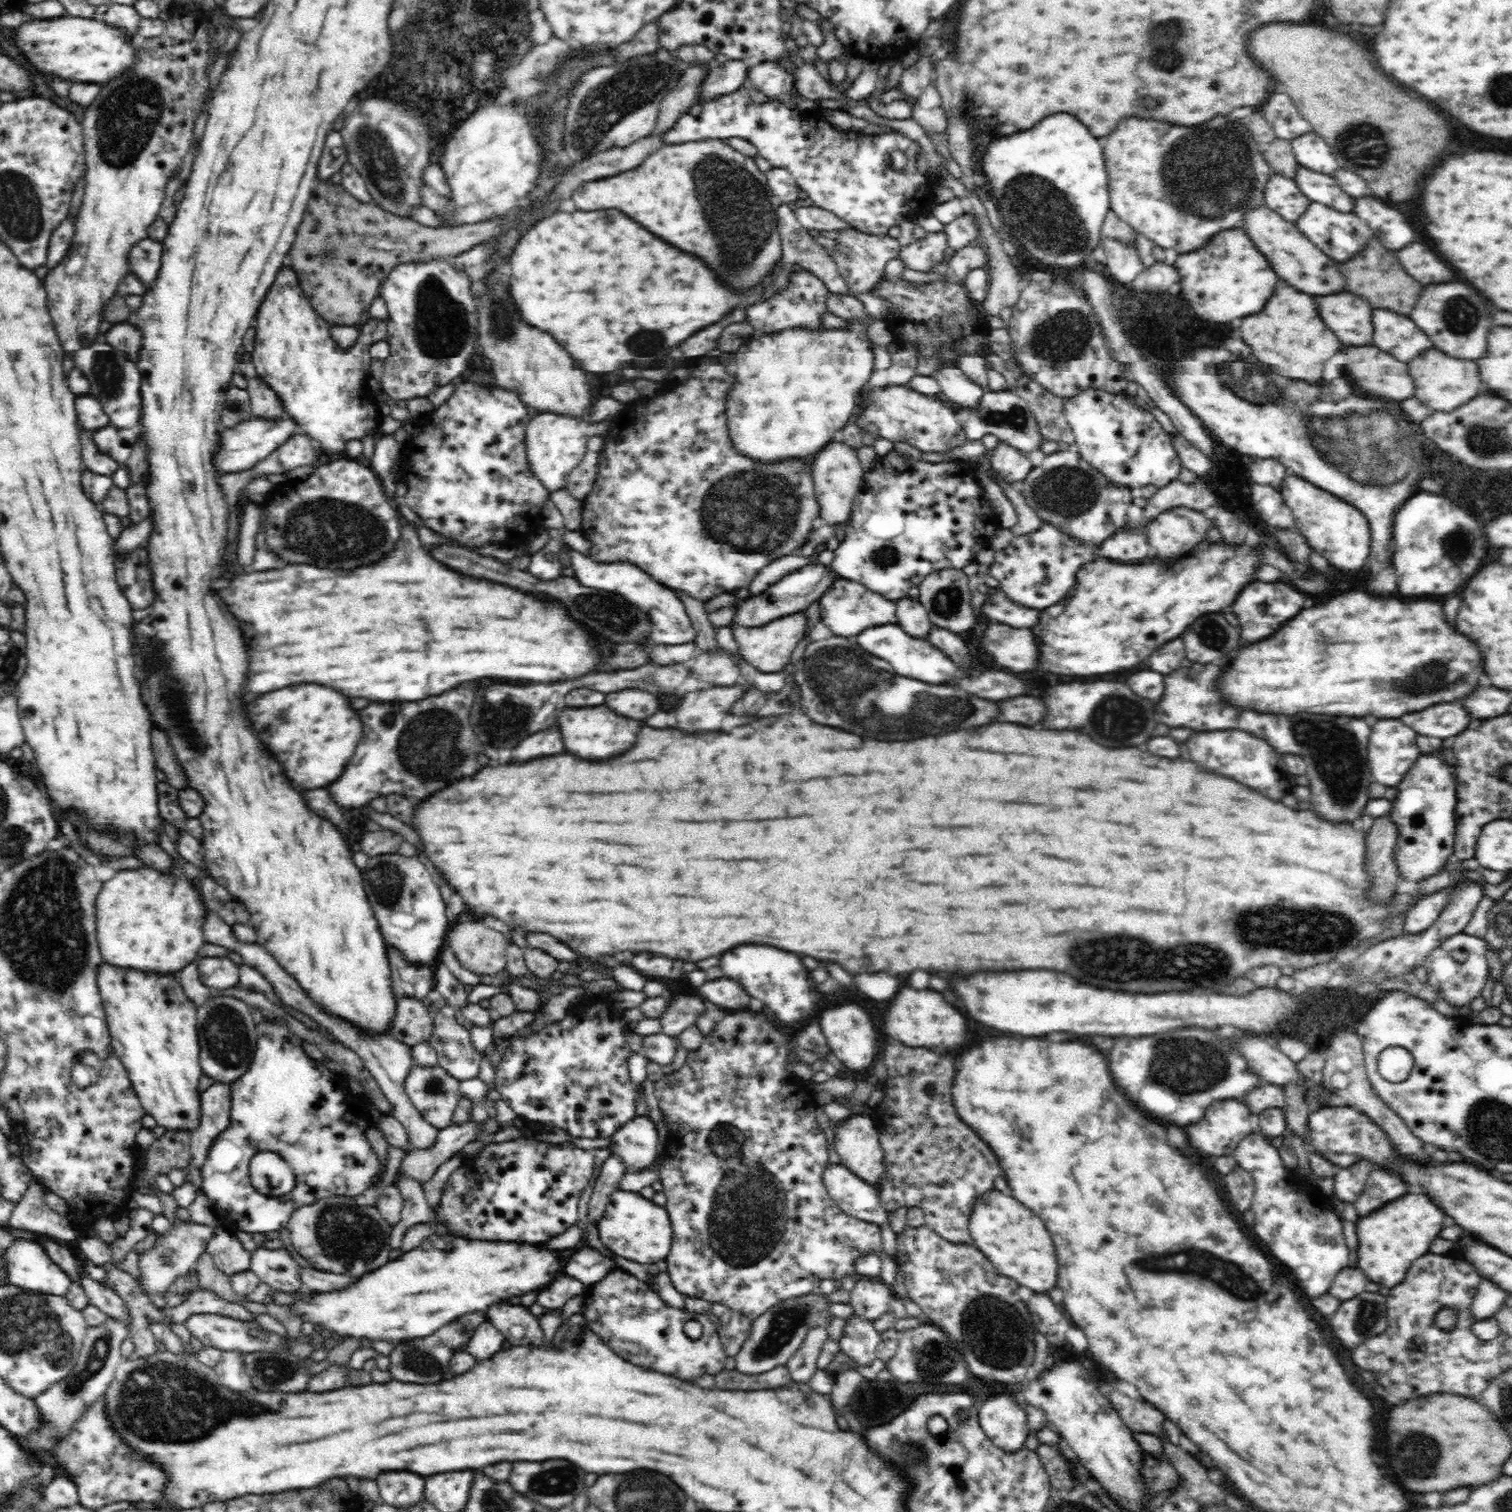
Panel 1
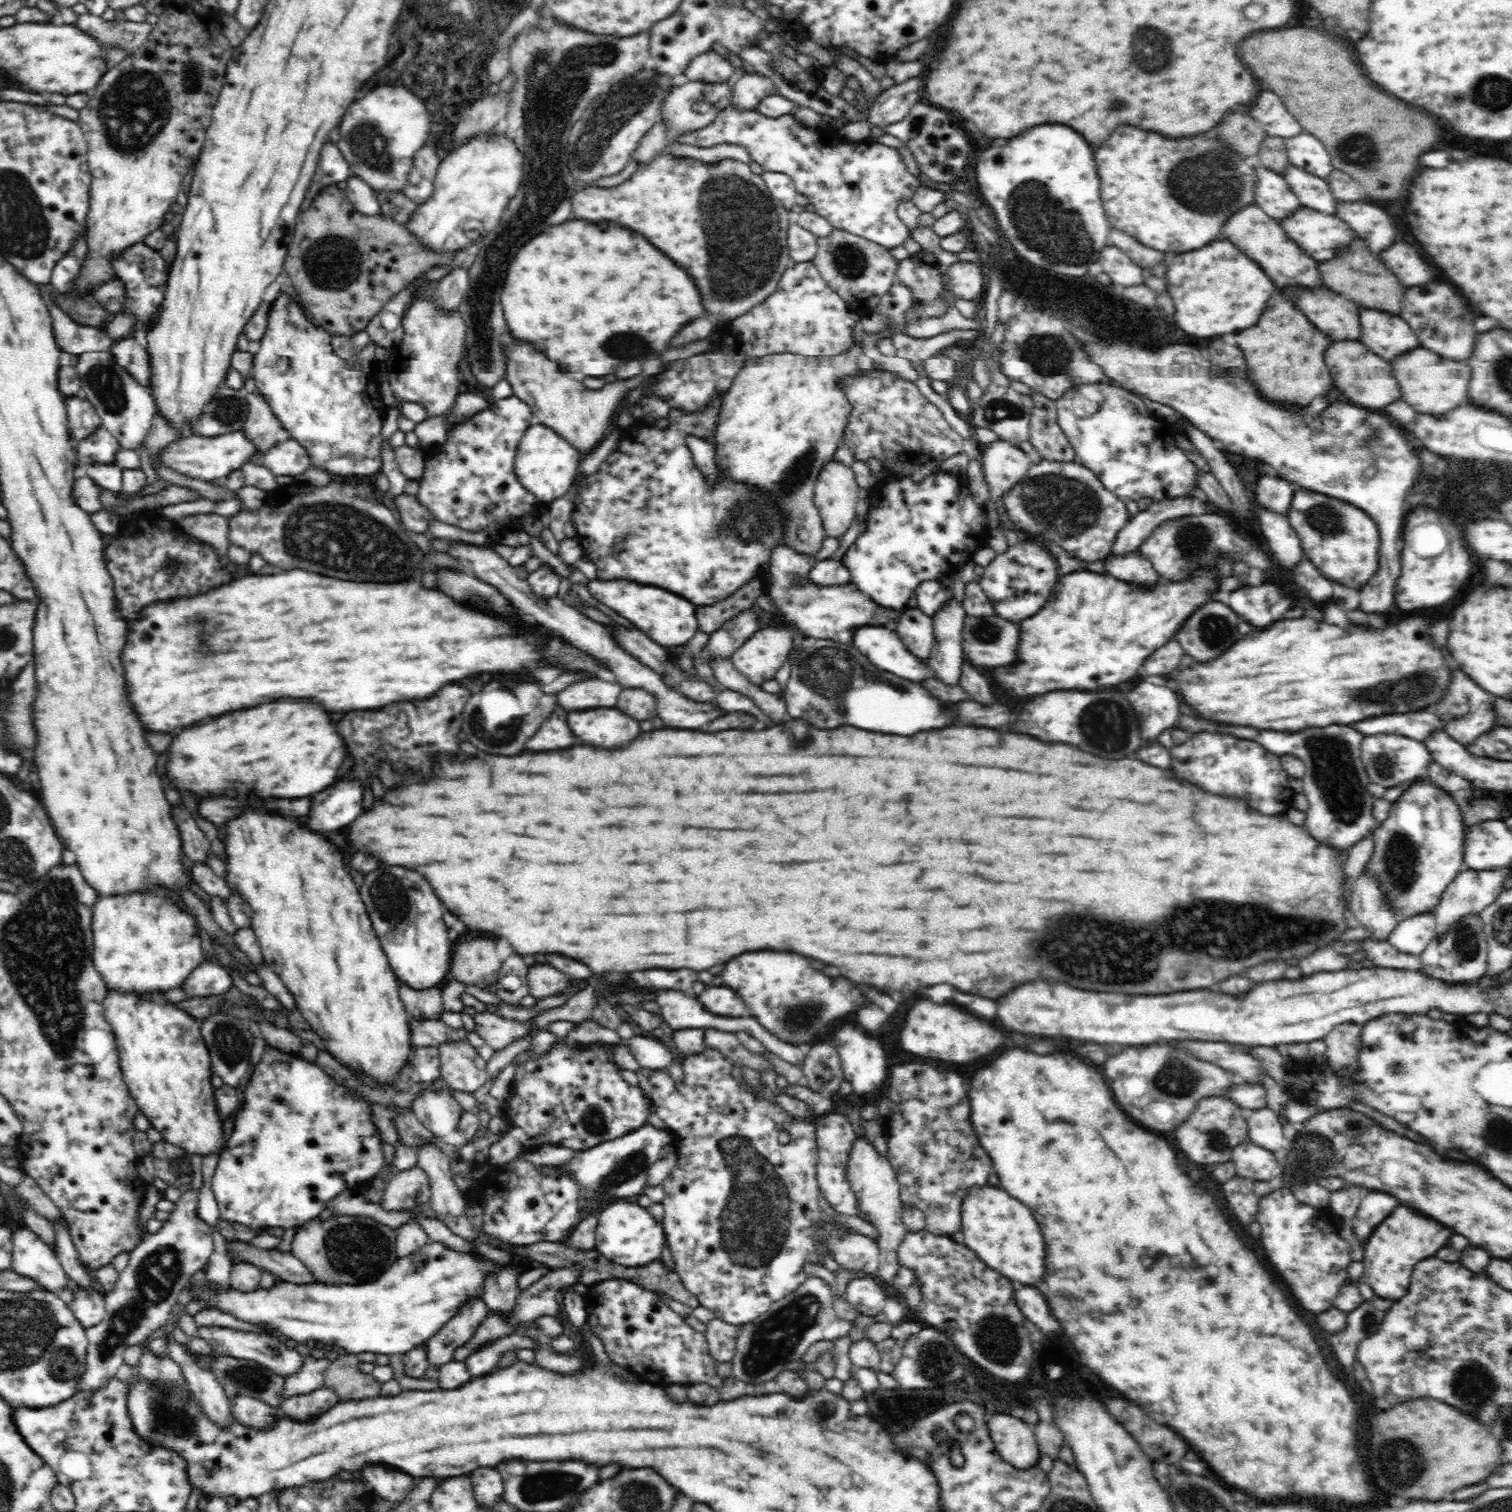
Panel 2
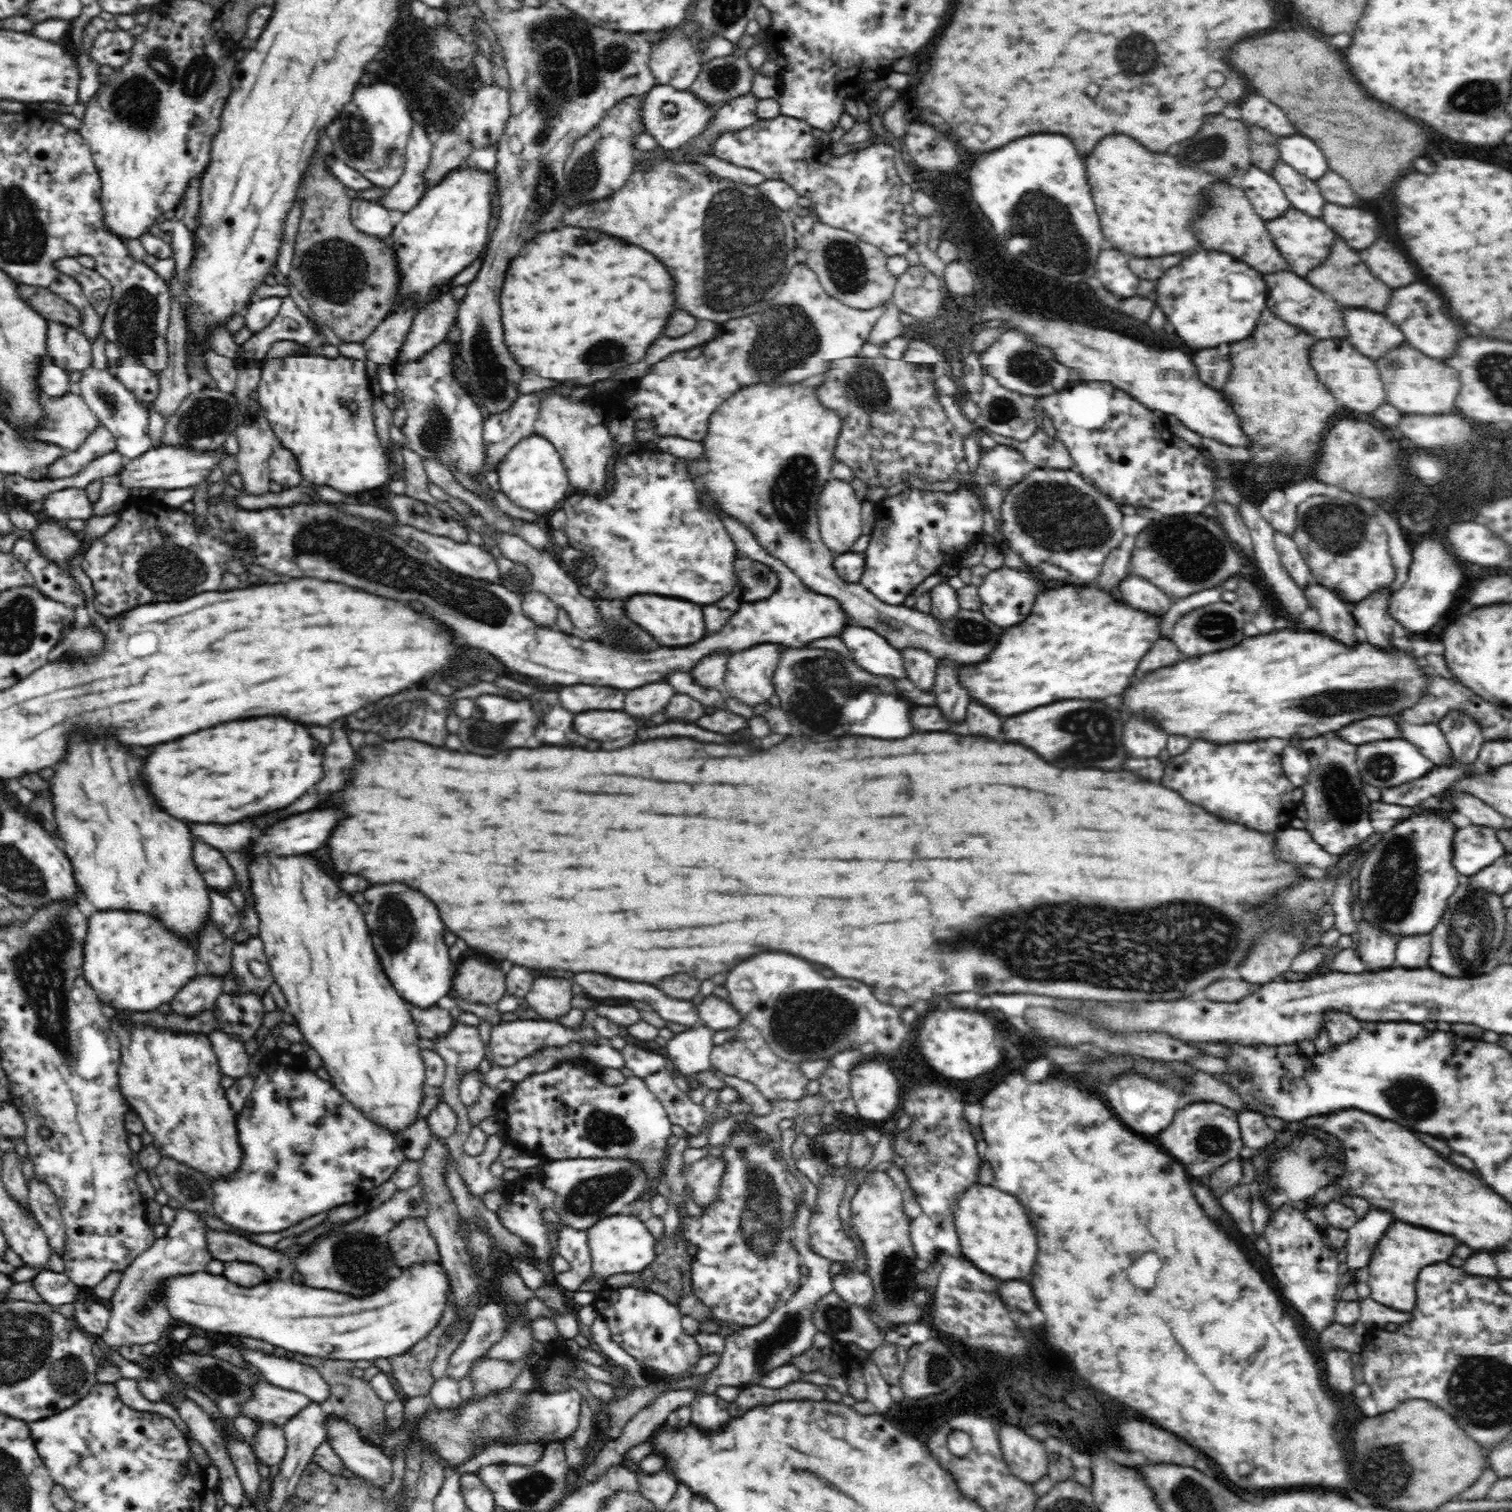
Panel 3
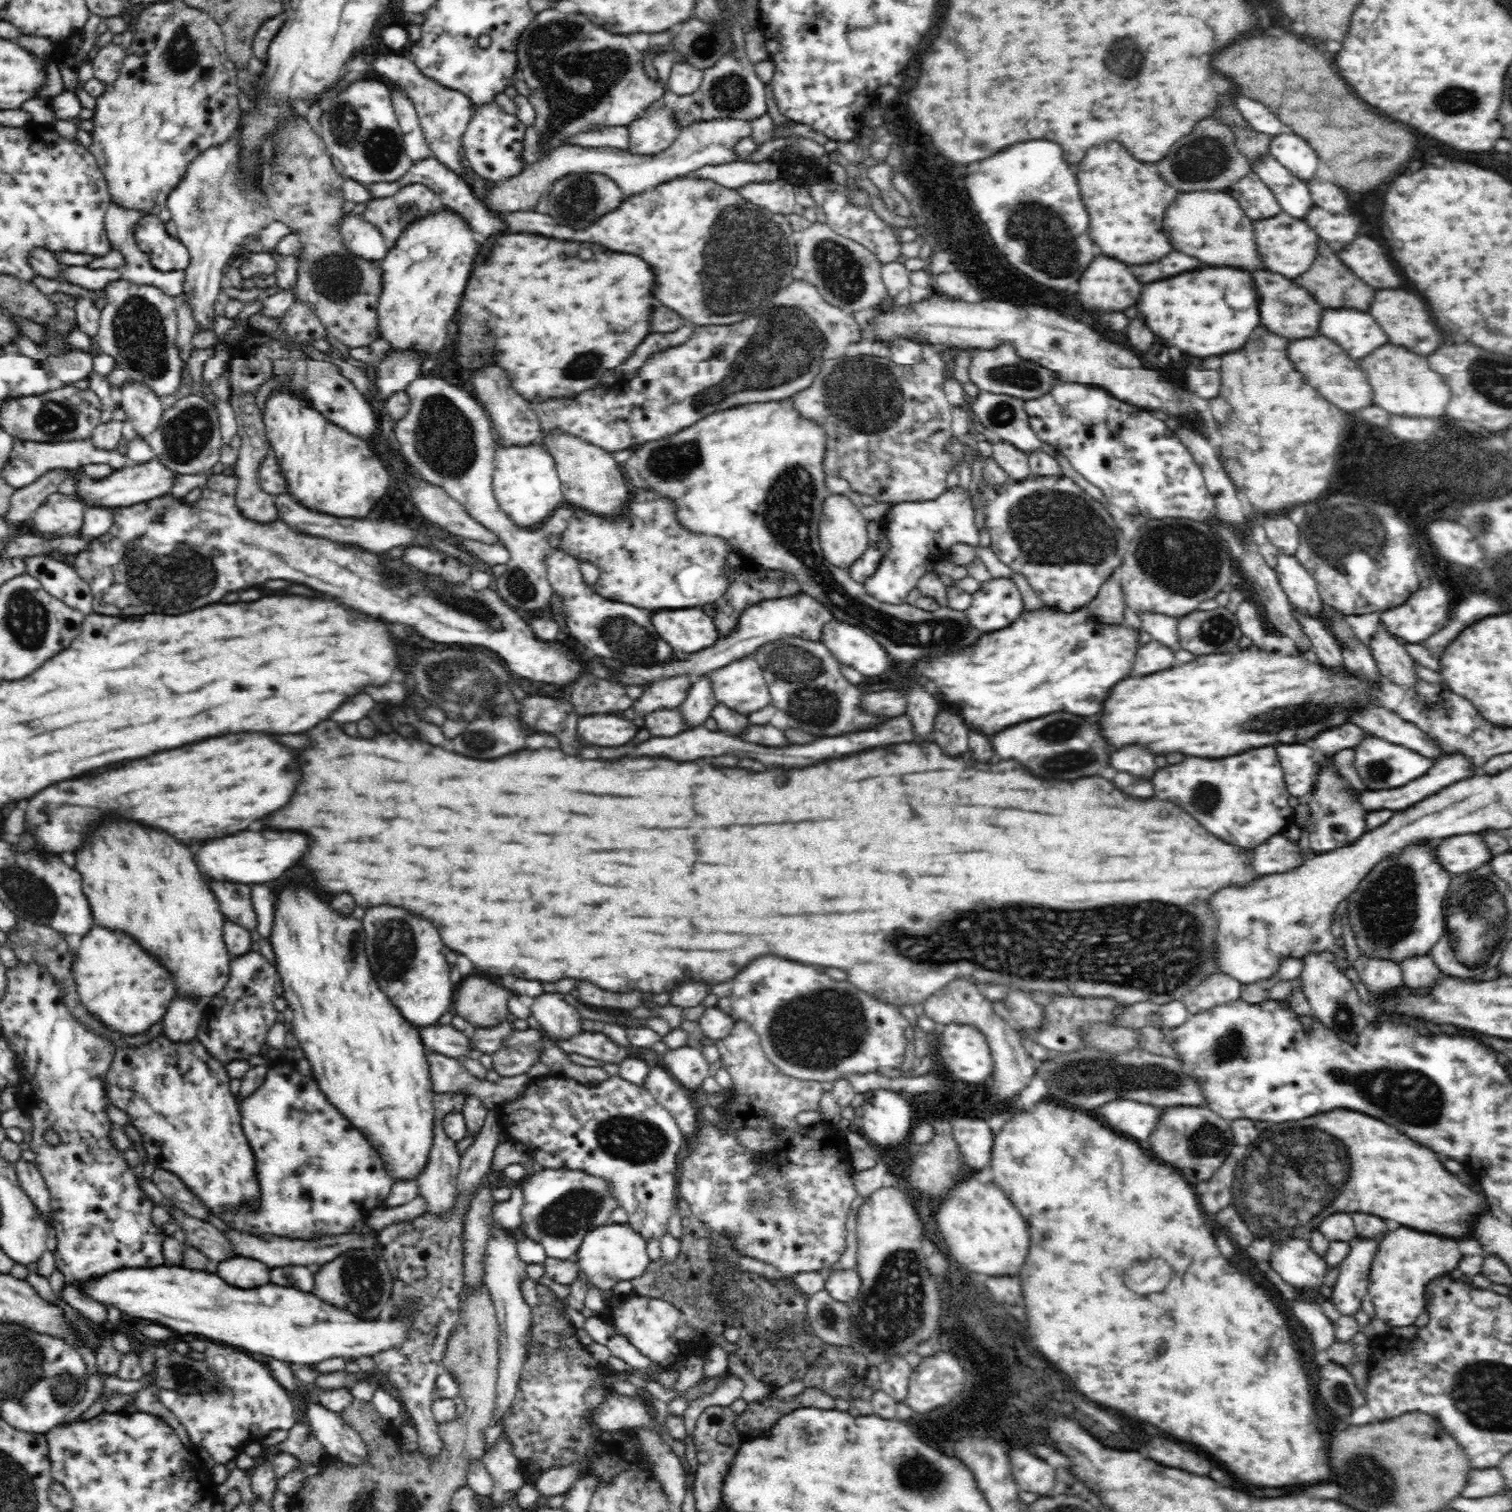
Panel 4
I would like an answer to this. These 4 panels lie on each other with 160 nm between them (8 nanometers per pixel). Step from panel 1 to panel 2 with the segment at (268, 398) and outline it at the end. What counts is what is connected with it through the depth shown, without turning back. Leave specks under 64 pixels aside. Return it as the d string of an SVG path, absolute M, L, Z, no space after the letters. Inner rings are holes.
M251 376L244 377L243 388L246 389L246 398L249 414L242 432L251 440L255 448L256 465L264 465L263 456L276 444L290 439L290 433L282 429L280 421L274 417L269 404L258 392L255 379Z

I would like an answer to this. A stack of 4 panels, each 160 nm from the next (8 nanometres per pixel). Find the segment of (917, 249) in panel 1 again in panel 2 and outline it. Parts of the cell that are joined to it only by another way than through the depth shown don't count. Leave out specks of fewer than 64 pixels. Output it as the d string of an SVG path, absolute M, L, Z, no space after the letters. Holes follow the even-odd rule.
M922 249L898 263L895 280L910 288L913 304L924 304L940 296L943 280L939 261L932 252Z

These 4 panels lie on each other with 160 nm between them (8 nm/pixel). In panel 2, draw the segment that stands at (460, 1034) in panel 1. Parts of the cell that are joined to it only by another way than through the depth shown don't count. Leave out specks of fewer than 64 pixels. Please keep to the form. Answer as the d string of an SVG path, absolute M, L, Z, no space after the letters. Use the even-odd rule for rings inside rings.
M468 1041L439 1045L441 1078L463 1093L473 1094L488 1080L487 1062Z

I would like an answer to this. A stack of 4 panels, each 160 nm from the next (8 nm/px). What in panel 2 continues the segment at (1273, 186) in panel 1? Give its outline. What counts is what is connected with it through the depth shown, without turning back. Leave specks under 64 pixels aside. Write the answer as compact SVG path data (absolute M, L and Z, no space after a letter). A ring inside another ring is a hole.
M1261 164L1256 168L1256 205L1273 219L1286 219L1301 207L1284 176Z

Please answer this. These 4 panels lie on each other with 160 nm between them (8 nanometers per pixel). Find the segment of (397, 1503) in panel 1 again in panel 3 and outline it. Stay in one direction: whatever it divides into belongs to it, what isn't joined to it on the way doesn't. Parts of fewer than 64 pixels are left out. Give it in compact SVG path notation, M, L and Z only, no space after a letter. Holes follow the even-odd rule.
M328 1415L326 1442L341 1458L344 1466L376 1486L385 1486L392 1478L392 1463L377 1446L364 1444L365 1438L350 1423Z

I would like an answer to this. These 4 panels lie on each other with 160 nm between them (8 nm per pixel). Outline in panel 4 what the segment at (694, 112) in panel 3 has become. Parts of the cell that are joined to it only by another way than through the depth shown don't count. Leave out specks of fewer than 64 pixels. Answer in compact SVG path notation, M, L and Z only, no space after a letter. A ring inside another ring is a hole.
M662 100L648 108L646 114L632 121L629 129L630 147L626 152L637 156L656 156L677 140L679 127Z

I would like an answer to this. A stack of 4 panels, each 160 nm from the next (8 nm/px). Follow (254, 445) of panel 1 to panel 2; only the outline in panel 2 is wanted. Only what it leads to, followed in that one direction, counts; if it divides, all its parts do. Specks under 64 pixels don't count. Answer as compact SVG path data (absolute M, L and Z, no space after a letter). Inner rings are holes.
M242 430L224 433L215 437L184 437L184 440L170 442L164 450L158 452L158 456L151 456L154 468L164 467L172 469L178 475L186 475L190 479L206 482L216 482L228 476L232 470L240 468L242 464L248 463L255 455L255 448L251 440L244 436Z

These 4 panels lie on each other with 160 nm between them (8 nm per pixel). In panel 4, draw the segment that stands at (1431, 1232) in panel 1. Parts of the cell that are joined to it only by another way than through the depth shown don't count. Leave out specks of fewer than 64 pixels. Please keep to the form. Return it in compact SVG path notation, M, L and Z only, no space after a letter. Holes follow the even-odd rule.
M1398 1228L1384 1236L1369 1272L1367 1294L1376 1311L1376 1318L1390 1328L1412 1326L1424 1311L1424 1291L1436 1272L1452 1272L1462 1254L1454 1240L1418 1232L1412 1228Z

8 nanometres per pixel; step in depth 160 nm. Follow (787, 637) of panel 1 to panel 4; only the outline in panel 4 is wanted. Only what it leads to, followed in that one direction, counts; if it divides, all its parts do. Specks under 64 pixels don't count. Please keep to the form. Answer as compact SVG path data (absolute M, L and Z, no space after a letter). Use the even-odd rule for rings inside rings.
M746 656L707 675L716 702L748 717L772 704L762 672L756 659Z

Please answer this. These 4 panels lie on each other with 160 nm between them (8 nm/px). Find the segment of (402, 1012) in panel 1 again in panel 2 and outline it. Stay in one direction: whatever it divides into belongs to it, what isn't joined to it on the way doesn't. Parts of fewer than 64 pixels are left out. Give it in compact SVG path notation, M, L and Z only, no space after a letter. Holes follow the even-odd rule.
M411 1019L411 1043L419 1047L436 1047L446 1043L459 1043L468 1041L468 1031L464 1028L453 1028L443 1021L432 1019Z

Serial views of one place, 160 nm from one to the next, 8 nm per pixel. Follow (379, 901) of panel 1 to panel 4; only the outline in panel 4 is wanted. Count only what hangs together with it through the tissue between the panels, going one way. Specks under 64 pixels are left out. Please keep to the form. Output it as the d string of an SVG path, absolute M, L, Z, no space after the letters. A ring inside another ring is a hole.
M376 906L376 908L370 908L366 910L366 916L364 916L364 930L366 930L366 940L368 940L368 960L370 960L370 968L372 972L376 972L376 976L380 976L380 984L384 984L384 995L388 996L388 999L392 1000L392 1004L396 1009L400 1011L400 1015L406 1017L408 1022L416 1028L427 1027L435 1025L440 1020L440 1017L448 1011L453 1011L450 1008L450 1004L453 1004L453 995L455 994L455 985L450 982L450 968L448 968L448 962L446 962L446 948L440 940L440 934L438 930L424 918L416 918L414 914L406 912L404 908L394 908L394 906Z

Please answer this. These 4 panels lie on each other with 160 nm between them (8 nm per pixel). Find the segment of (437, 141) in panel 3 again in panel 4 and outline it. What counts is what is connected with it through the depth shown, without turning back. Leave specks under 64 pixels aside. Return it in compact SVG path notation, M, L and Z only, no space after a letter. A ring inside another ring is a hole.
M412 183L394 195L372 199L358 217L376 226L391 249L404 228L428 216L436 202L435 195L426 186Z

